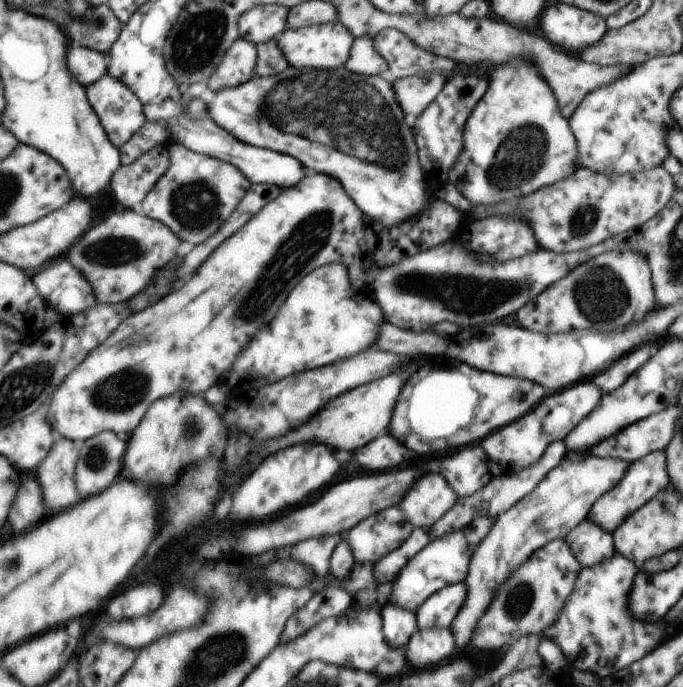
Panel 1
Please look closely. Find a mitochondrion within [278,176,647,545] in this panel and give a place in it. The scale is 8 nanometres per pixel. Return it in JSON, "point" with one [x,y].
{"point":[455,292]}

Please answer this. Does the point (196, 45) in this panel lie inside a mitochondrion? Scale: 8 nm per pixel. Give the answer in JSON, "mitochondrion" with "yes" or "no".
{"mitochondrion":"yes"}

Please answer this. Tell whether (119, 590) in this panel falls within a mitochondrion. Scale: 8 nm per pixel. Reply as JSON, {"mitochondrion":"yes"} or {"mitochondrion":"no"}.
{"mitochondrion":"no"}

